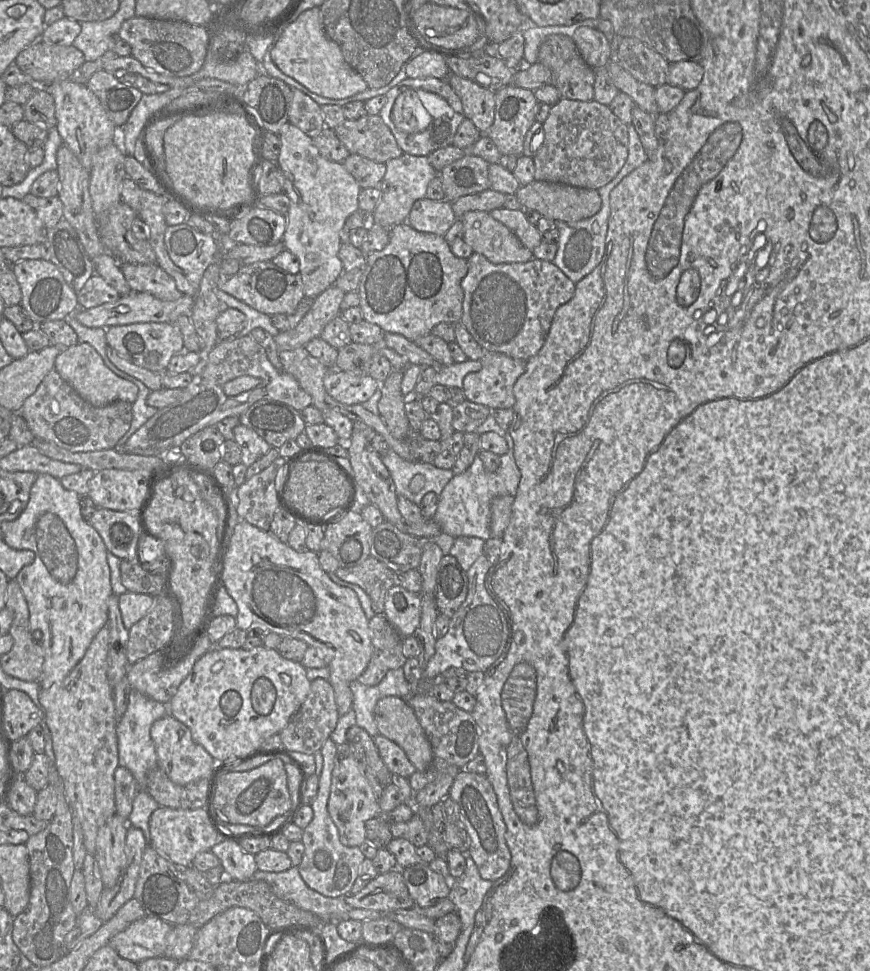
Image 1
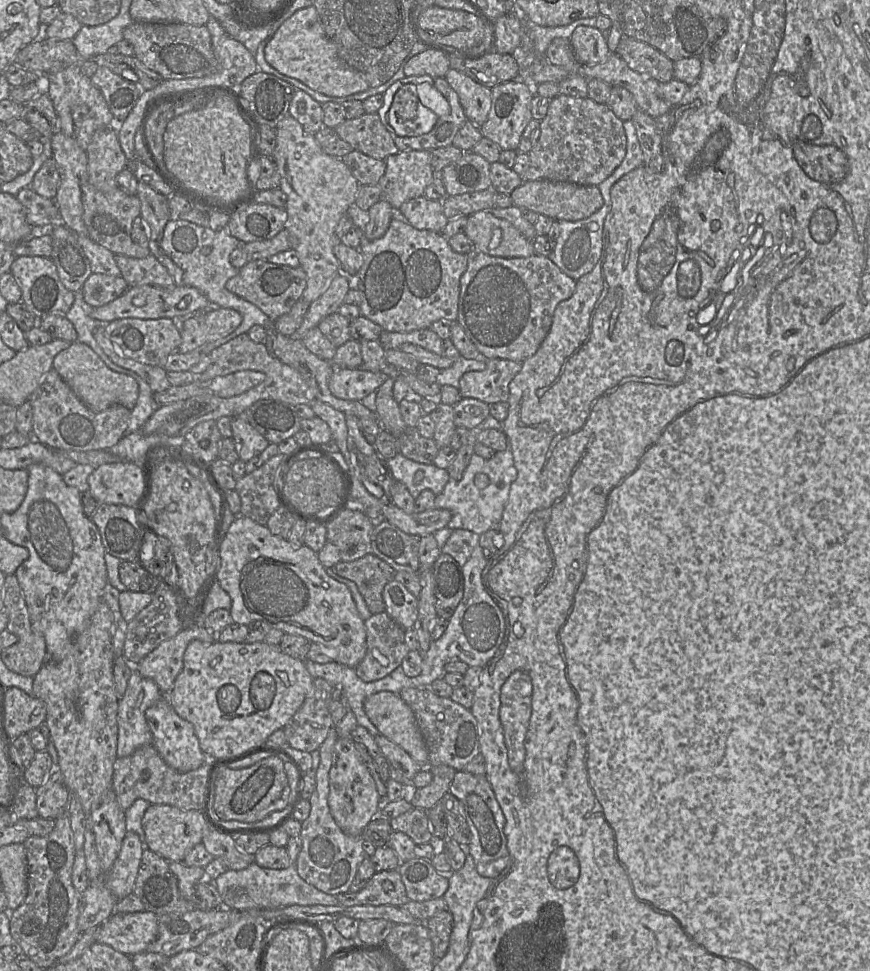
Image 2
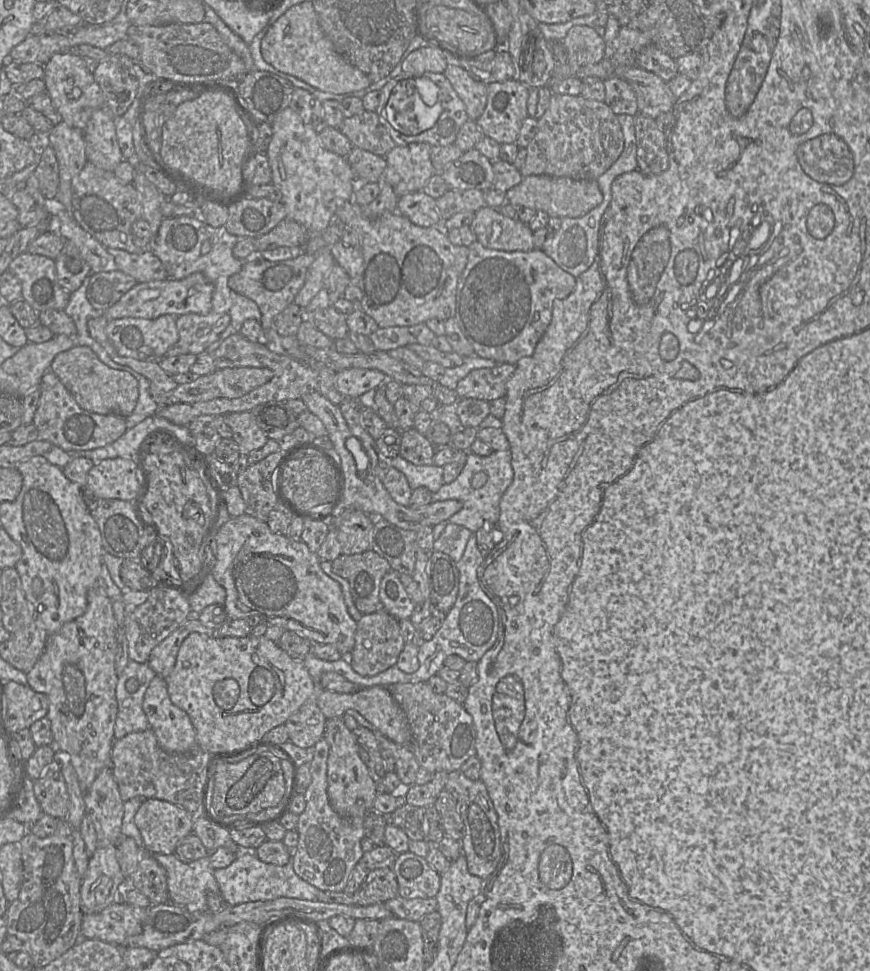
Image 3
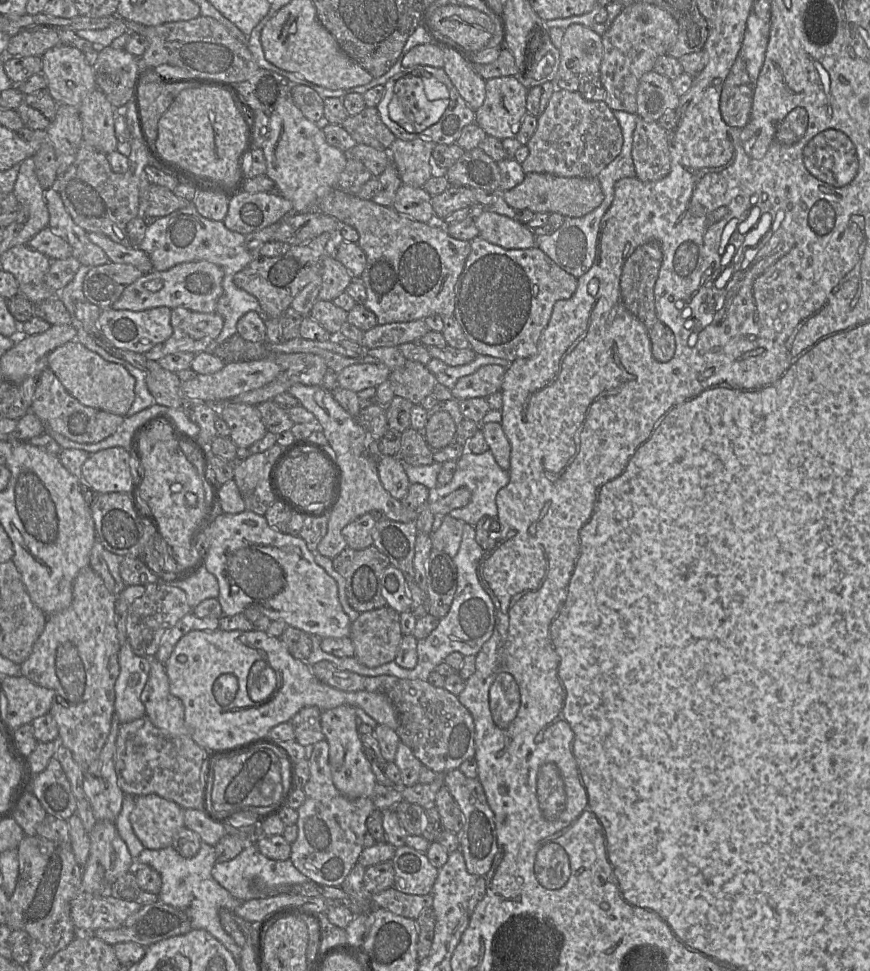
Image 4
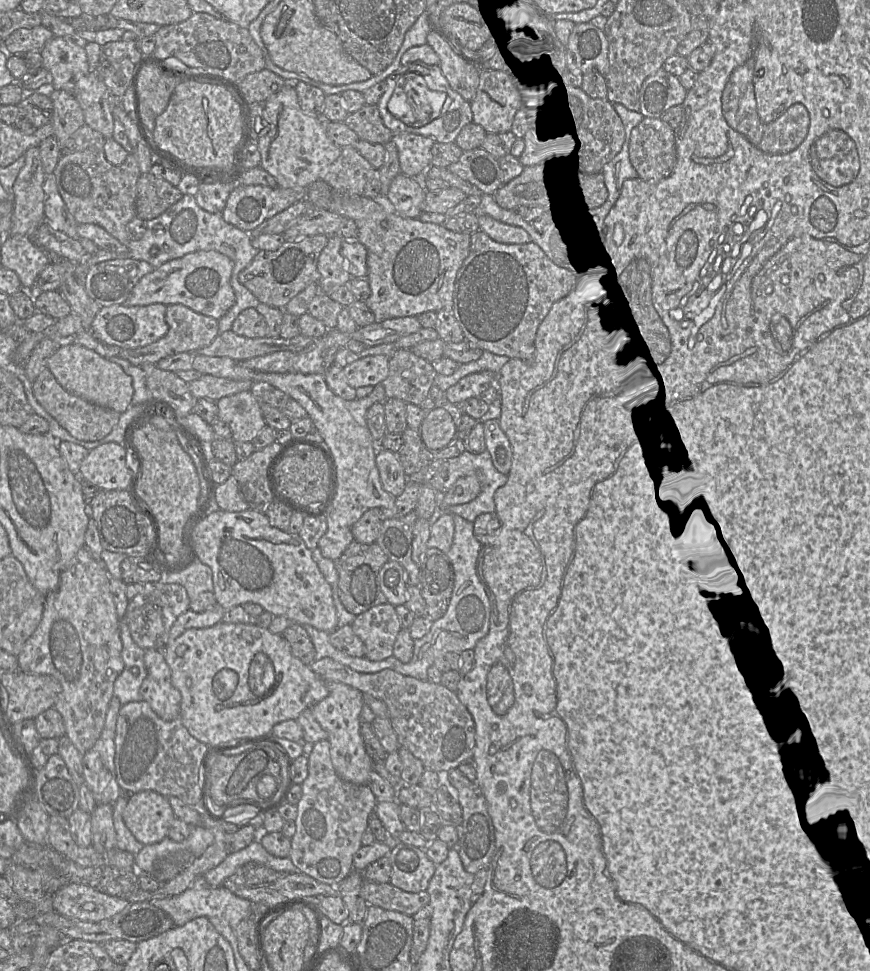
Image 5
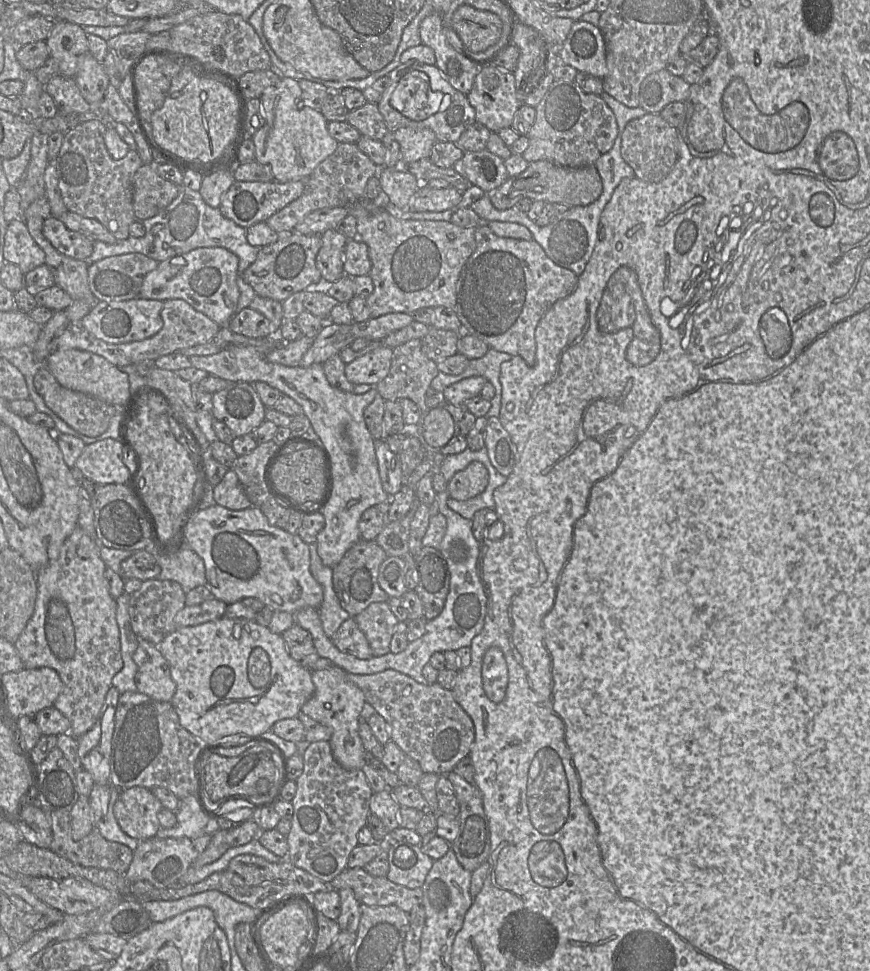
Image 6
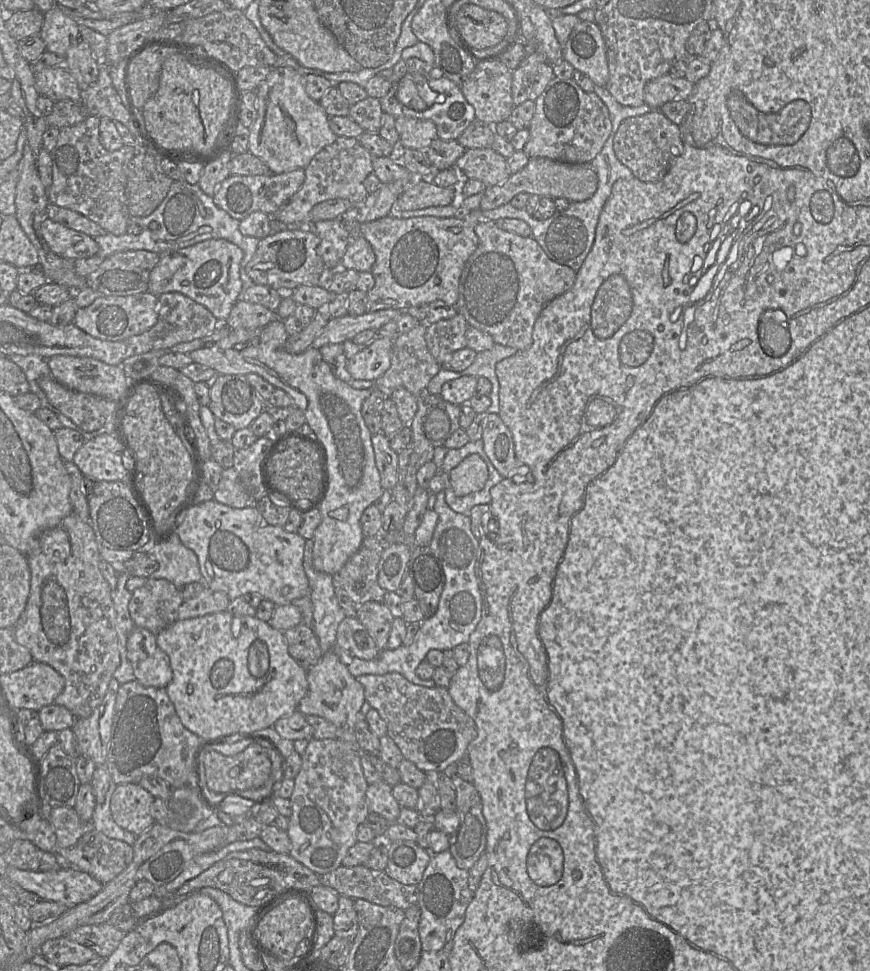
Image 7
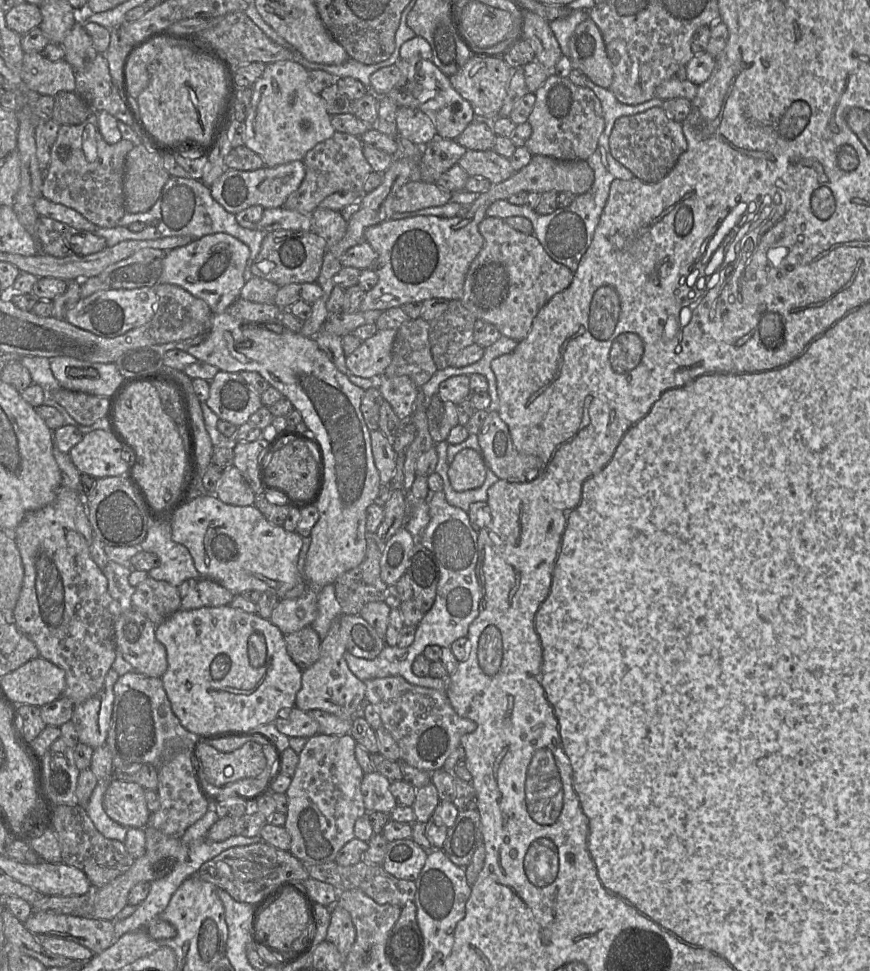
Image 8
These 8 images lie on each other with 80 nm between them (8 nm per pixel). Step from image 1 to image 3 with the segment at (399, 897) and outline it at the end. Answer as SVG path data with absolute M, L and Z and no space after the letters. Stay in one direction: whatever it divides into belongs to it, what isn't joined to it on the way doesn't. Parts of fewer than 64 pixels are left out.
M391 868L371 870L362 886L353 894L345 892L325 891L320 893L322 902L344 905L369 906L385 903L399 896L398 883Z

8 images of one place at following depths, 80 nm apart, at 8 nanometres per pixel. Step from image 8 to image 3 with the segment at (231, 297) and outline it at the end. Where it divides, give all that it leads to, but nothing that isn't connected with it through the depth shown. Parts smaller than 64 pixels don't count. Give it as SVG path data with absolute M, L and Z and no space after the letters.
M195 272L180 279L167 278L137 283L126 292L104 315L107 320L124 317L155 319L165 314L180 316L187 313L206 315L212 311L214 285L201 272Z

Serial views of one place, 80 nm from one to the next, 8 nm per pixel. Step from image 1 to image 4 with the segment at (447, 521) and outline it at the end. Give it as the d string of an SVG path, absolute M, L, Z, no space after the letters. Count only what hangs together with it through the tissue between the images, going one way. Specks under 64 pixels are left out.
M466 450L456 462L456 471L451 481L445 486L438 486L434 490L429 490L429 495L441 498L460 487L466 487L471 492L470 502L465 507L450 511L448 515L472 525L473 527L476 526L482 517L487 516L497 519L498 510L496 505L496 495L501 488L509 483L509 472L503 470L497 464L493 453L490 450L487 450L482 454L473 454Z

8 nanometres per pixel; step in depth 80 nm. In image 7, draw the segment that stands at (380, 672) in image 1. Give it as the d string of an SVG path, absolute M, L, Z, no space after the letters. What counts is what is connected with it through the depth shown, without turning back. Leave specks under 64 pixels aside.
M368 601L357 614L358 620L367 628L379 650L387 648L387 642L394 617L384 603Z

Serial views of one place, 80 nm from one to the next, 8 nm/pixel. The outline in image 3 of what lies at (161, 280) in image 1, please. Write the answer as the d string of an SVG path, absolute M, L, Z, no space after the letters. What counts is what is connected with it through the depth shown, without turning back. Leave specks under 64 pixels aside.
M107 248L107 251L113 256L117 269L133 277L137 283L169 278L161 260L150 250L140 254L115 248Z

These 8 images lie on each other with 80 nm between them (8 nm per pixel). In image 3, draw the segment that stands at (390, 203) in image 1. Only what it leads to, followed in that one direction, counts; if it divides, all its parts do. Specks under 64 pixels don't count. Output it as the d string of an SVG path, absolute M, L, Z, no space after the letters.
M428 143L395 146L385 156L383 179L392 187L398 199L422 191L436 173L431 162L431 147Z

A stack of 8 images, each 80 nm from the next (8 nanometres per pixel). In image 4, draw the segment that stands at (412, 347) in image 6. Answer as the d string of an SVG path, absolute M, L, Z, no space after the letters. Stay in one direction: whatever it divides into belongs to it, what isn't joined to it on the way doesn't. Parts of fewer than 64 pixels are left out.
M412 360L392 370L388 379L395 396L403 397L414 405L420 405L424 398L431 395L437 383L436 375L426 365Z

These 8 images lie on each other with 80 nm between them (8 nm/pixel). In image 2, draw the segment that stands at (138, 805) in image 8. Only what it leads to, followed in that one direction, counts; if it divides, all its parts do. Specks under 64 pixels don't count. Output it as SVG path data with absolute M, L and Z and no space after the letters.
M151 804L142 818L148 848L170 861L182 862L185 855L202 842L203 834L208 825L202 811L187 811L170 805Z

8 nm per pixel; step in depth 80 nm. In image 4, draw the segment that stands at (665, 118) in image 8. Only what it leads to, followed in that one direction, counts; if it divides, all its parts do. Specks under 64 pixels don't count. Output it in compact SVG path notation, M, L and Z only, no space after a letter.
M639 117L633 132L631 155L635 177L640 181L658 181L670 172L669 133L658 122Z

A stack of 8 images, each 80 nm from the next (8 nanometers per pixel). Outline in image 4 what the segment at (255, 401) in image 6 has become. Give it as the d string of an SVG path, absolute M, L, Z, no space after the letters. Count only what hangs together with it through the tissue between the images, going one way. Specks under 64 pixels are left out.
M234 401L210 405L217 408L217 417L221 417L230 428L230 439L237 447L249 448L253 443L265 436L267 430L256 406Z

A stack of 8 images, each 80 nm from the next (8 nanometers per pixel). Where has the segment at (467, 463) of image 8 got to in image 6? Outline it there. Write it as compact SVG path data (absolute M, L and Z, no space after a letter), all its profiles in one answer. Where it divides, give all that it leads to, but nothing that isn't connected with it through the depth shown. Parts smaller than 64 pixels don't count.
M472 461L448 482L449 497L458 501L471 499L485 490L488 479L489 474L483 463Z

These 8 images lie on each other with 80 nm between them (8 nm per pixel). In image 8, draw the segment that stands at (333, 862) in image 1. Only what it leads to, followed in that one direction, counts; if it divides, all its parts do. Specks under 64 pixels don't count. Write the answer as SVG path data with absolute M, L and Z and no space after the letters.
M350 733L344 735L316 734L307 738L305 746L299 753L298 765L286 791L288 809L284 827L290 835L290 853L304 865L335 862L341 848L355 838L356 820L366 815L367 811L361 793L364 772L355 756L356 744L357 742Z

